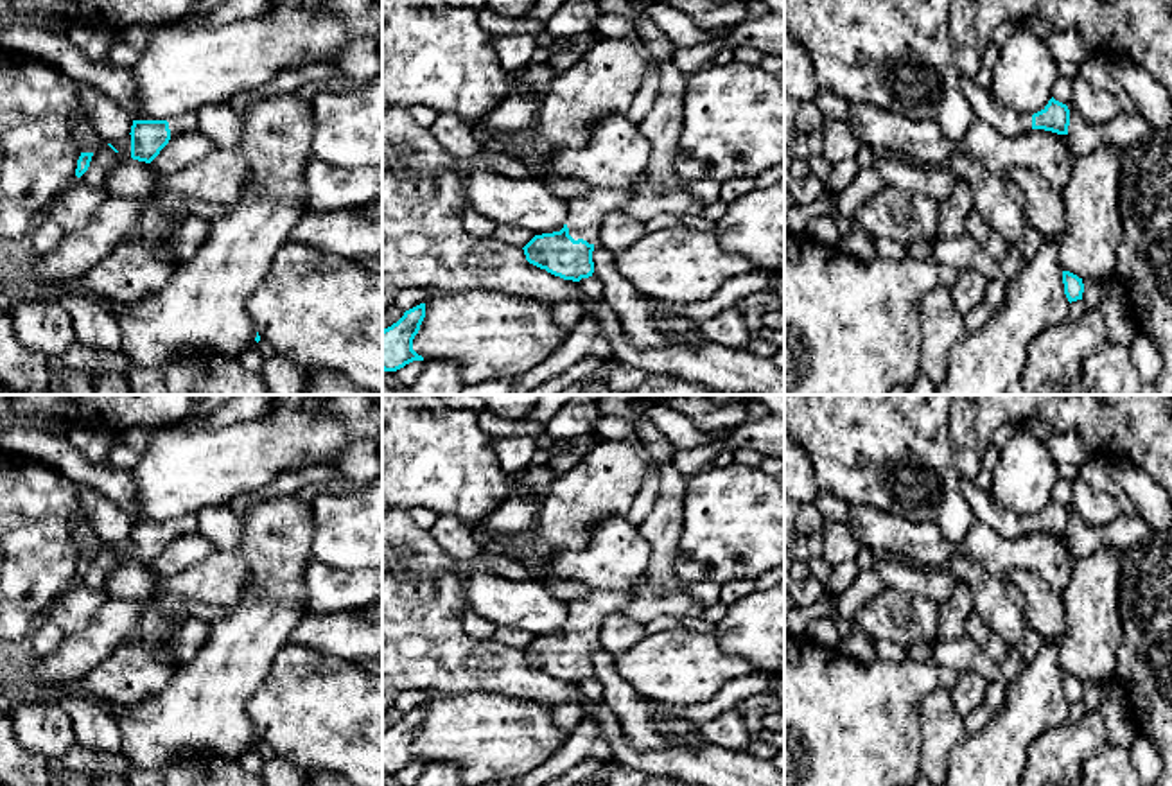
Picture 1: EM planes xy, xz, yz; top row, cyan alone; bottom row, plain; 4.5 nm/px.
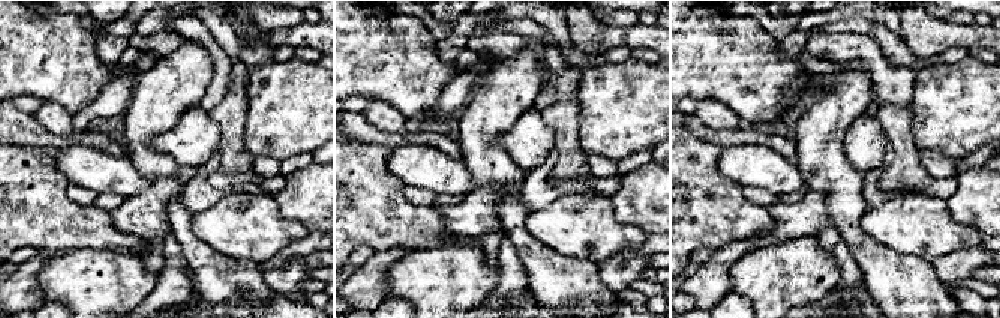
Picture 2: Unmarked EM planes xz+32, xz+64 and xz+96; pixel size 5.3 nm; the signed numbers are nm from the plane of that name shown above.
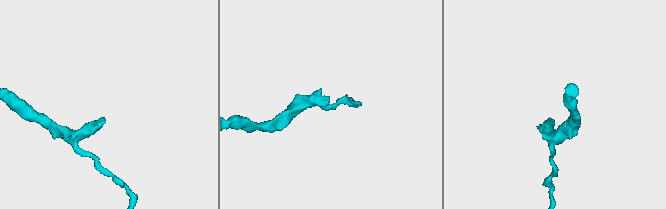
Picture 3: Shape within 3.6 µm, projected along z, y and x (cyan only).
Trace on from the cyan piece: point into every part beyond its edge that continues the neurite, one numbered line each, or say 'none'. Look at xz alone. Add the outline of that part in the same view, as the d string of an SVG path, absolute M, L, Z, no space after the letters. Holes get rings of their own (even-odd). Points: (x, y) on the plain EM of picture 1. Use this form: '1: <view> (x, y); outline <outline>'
1: xz (586, 616); outline M646 576L630 590L592 590L569 605L565 626L569 637L589 646L599 644L601 624L610 614L623 612L646 624L662 616L698 617L704 607L682 589L666 596L655 596Z

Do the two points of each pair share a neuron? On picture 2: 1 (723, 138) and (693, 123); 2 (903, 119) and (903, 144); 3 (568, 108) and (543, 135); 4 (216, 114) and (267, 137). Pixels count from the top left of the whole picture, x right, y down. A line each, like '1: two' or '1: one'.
1: one
2: one
3: two
4: two

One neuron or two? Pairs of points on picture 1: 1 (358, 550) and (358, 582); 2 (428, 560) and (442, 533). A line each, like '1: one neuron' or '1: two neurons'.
1: two neurons
2: two neurons

